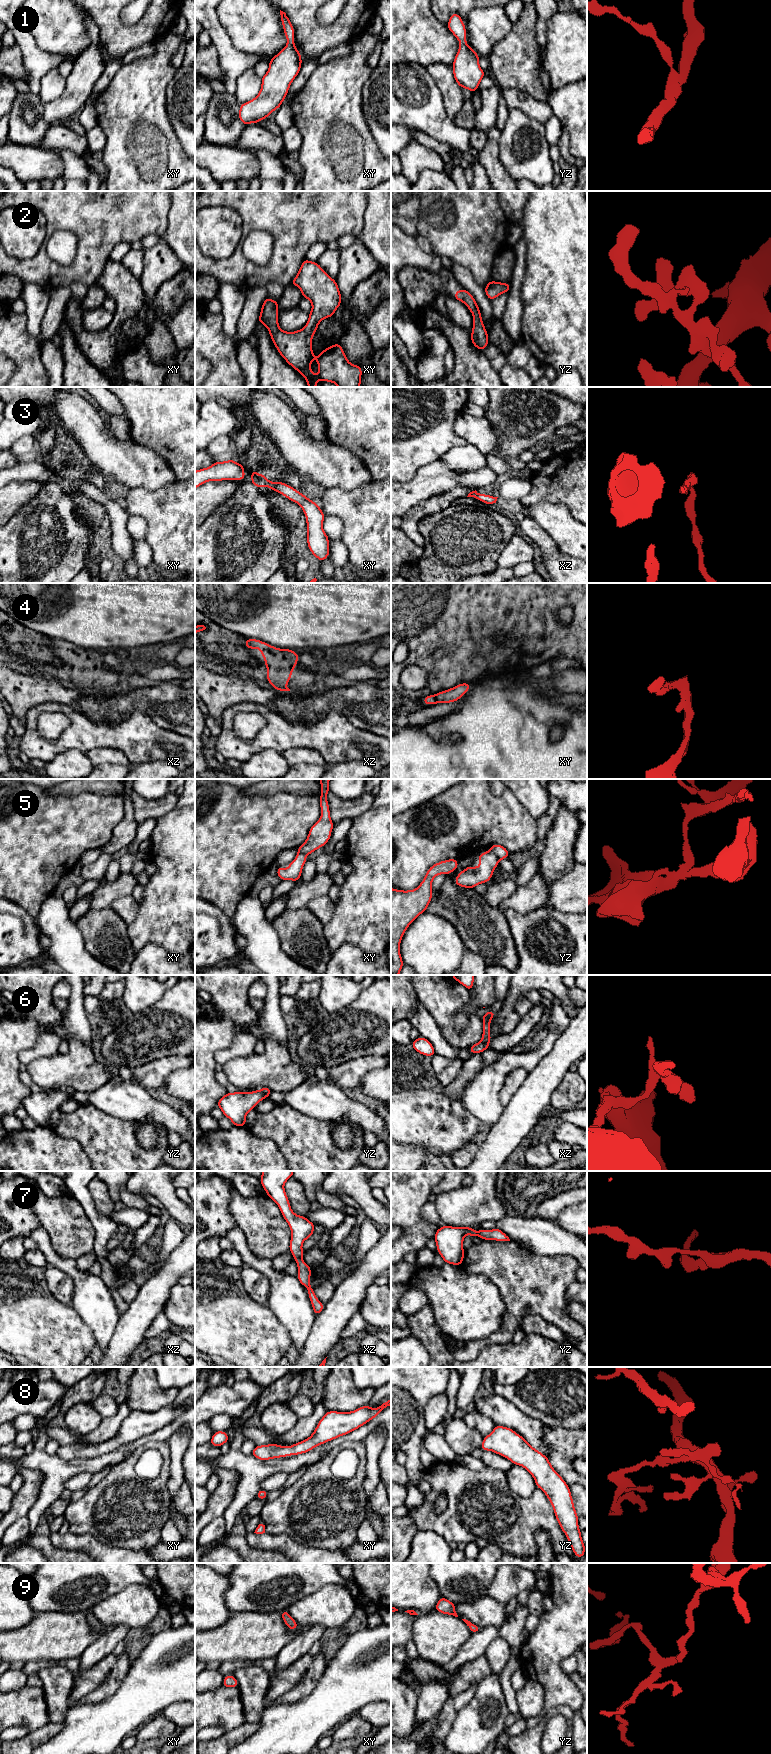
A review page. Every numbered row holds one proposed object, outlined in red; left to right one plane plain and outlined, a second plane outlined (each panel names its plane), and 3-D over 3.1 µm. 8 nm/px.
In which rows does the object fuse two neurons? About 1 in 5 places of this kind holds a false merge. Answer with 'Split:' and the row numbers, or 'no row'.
Split: 5, 6

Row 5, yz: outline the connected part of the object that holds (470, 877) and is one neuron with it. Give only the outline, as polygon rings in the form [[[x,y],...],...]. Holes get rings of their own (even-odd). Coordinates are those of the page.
[[[490,850],[478,854],[480,865],[478,867],[469,866],[461,871],[454,883],[464,888],[475,888],[481,883],[487,883],[493,875],[494,869],[499,864],[499,858]]]

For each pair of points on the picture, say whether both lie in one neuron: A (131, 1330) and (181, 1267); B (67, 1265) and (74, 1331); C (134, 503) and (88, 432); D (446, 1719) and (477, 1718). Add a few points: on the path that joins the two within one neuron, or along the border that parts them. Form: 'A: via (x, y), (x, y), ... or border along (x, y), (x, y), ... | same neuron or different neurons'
A: via (140, 1314), (153, 1295), (165, 1283) | same neuron
B: border along (70, 1304), (86, 1324) | different neurons
C: border along (132, 488), (156, 489) | different neurons
D: border along (469, 1701), (457, 1712), (450, 1730), (443, 1740) | different neurons

